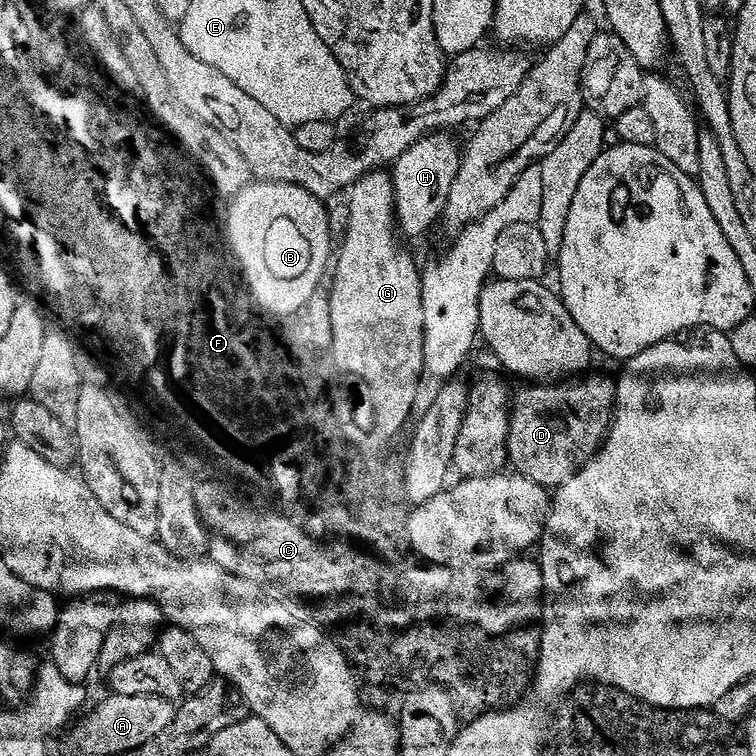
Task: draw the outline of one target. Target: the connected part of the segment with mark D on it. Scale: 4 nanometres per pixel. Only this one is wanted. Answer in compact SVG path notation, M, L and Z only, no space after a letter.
M592 375L551 386L524 386L528 388L522 389L512 404L512 417L508 420L508 460L519 475L546 490L559 488L596 455L612 425L616 380Z

